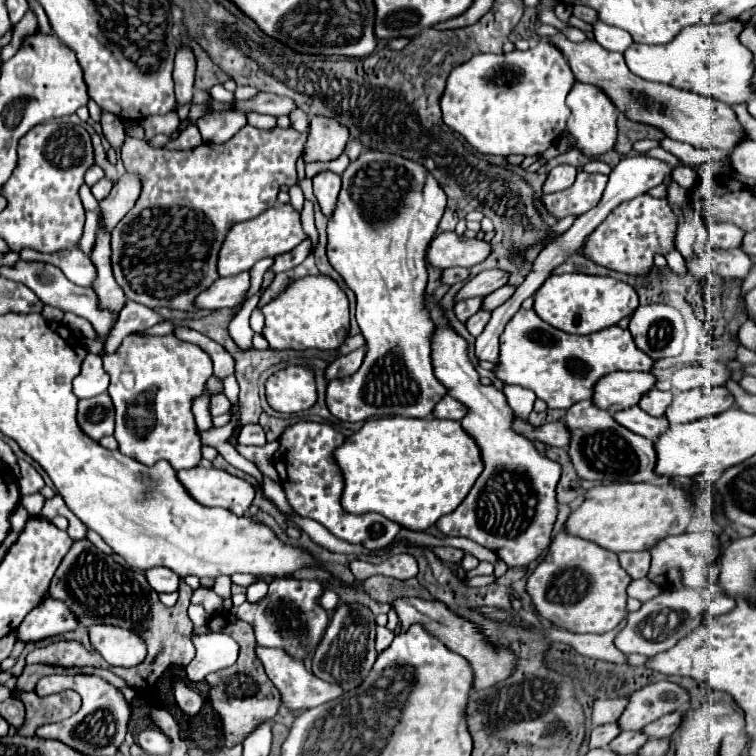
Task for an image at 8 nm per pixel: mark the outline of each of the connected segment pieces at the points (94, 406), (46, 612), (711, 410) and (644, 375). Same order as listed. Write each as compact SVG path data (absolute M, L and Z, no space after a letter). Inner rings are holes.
M100 394L78 402L78 426L92 440L100 440L104 448L114 450L118 444L114 440L114 406L108 394Z
M44 598L40 606L36 606L18 626L18 642L30 644L40 642L50 636L58 636L62 632L76 630L78 622L74 614L60 602L52 598Z
M702 386L674 396L664 418L670 424L686 424L706 416L722 414L734 406L734 396L724 386Z
M614 372L600 378L594 386L594 406L614 414L638 404L640 396L652 390L656 378L650 372Z

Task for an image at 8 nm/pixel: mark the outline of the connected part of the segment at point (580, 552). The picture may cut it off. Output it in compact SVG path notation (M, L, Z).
M560 532L544 560L530 574L526 592L532 598L536 614L552 626L568 632L604 634L614 630L626 616L626 588L632 578L618 564L618 556L582 538Z

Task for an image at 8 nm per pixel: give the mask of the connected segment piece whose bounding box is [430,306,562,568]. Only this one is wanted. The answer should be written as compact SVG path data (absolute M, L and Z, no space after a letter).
M432 306L430 308L430 316L436 324L436 332L432 338L432 354L434 354L434 374L436 378L448 388L448 394L454 396L456 400L460 400L462 404L466 404L468 414L466 418L460 422L462 428L474 438L474 442L480 448L480 456L482 456L482 464L484 470L478 476L478 480L474 482L472 490L468 492L468 498L448 516L442 516L438 520L438 530L444 532L446 536L462 536L462 538L470 538L486 548L490 548L492 552L496 552L500 556L500 560L504 560L508 566L528 566L532 560L536 560L540 556L540 552L548 546L550 542L550 530L556 522L556 484L560 480L560 464L548 460L546 456L538 454L538 450L534 448L534 444L516 434L512 430L512 408L506 404L506 396L502 392L498 392L492 386L482 386L476 368L472 366L472 362L468 360L468 352L466 352L466 340L460 338L452 328L448 328L442 312Z

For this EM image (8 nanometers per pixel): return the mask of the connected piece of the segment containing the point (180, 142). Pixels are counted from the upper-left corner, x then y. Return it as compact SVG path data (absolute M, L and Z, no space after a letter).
M190 124L190 126L188 126L188 128L178 136L178 140L166 144L164 148L172 148L172 150L190 150L190 148L200 146L200 144L202 144L200 130L198 130L194 124Z

